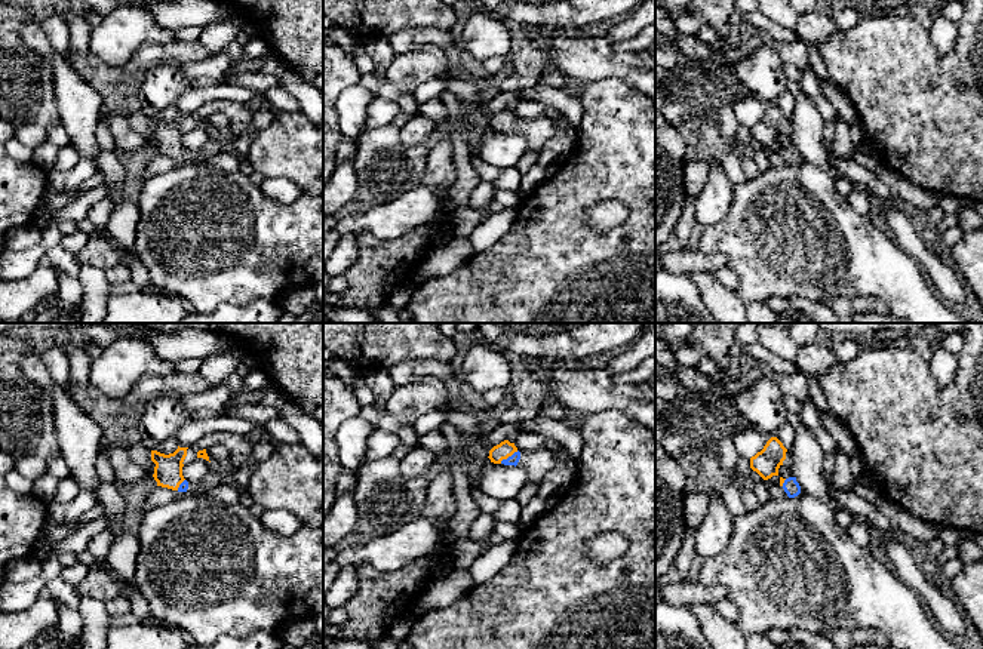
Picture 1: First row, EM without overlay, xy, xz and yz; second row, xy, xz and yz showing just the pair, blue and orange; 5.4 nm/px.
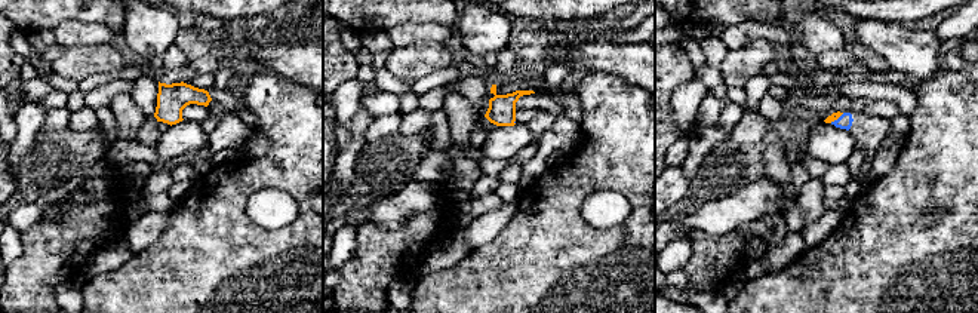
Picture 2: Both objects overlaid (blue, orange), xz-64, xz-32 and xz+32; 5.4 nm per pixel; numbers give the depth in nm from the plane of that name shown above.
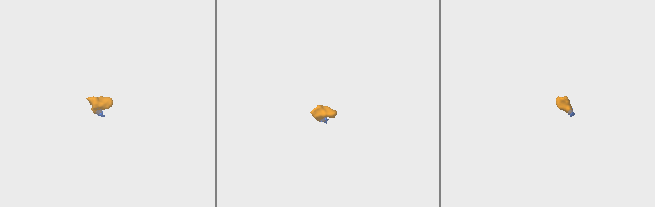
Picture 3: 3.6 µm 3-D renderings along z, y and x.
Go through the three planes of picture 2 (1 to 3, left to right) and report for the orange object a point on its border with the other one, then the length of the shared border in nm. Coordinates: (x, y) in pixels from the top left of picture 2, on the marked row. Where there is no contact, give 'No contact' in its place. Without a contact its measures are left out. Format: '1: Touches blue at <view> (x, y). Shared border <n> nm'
1: No contact
2: No contact
3: Touches blue at xz+32 (837, 119). Shared border 90 nm

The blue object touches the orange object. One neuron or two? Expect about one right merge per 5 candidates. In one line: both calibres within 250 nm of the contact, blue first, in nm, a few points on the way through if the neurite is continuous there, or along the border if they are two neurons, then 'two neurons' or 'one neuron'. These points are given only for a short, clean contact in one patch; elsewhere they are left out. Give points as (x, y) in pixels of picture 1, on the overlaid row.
60 nm thick on the blue side, 90 nm on the other; runs through xz (513, 460), (509, 457), (504, 449); one neuron

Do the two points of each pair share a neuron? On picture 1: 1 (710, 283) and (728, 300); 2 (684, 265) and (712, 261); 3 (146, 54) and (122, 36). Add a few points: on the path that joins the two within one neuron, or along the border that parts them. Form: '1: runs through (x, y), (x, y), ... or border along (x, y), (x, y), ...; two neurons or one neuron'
1: runs through (715, 288), (724, 297); one neuron
2: runs through (691, 261), (705, 261); one neuron
3: border along (174, 40), (144, 43), (122, 65), (107, 62); two neurons

